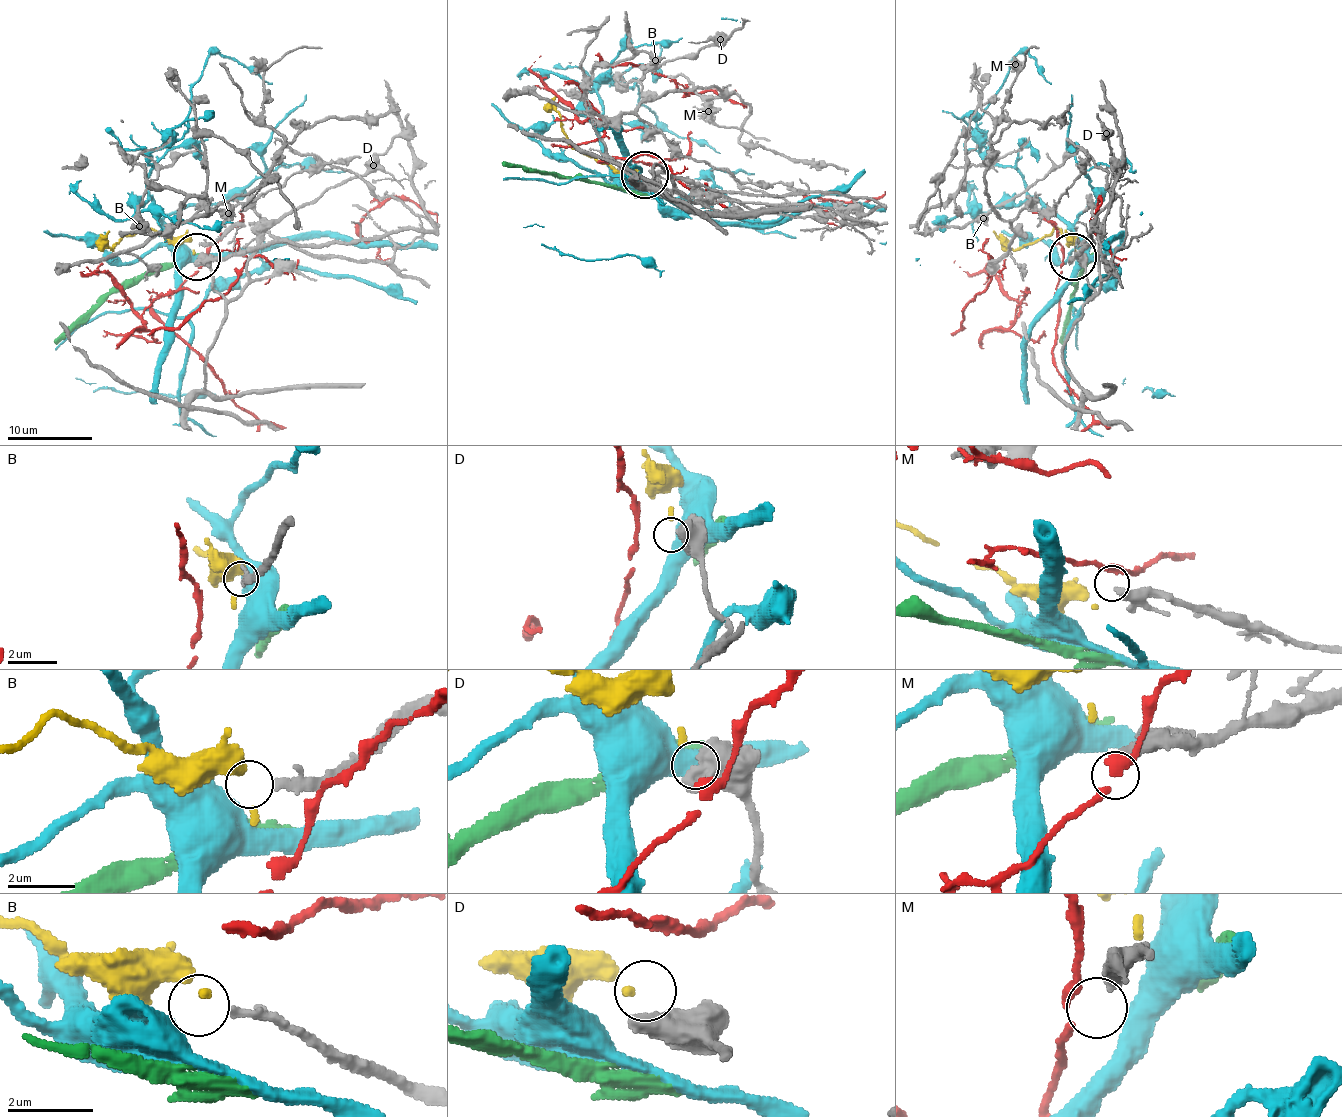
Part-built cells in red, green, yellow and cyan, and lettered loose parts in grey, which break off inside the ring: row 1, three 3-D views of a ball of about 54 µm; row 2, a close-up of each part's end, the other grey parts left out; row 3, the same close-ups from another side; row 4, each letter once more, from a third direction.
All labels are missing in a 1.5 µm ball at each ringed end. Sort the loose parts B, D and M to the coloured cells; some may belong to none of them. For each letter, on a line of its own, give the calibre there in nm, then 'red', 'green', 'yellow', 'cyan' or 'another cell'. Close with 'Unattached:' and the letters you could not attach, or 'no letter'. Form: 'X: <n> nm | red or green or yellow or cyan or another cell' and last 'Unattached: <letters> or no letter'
B: 220 nm | another cell
D: 550 nm | yellow
M: 440 nm | another cell
Unattached: B, M

